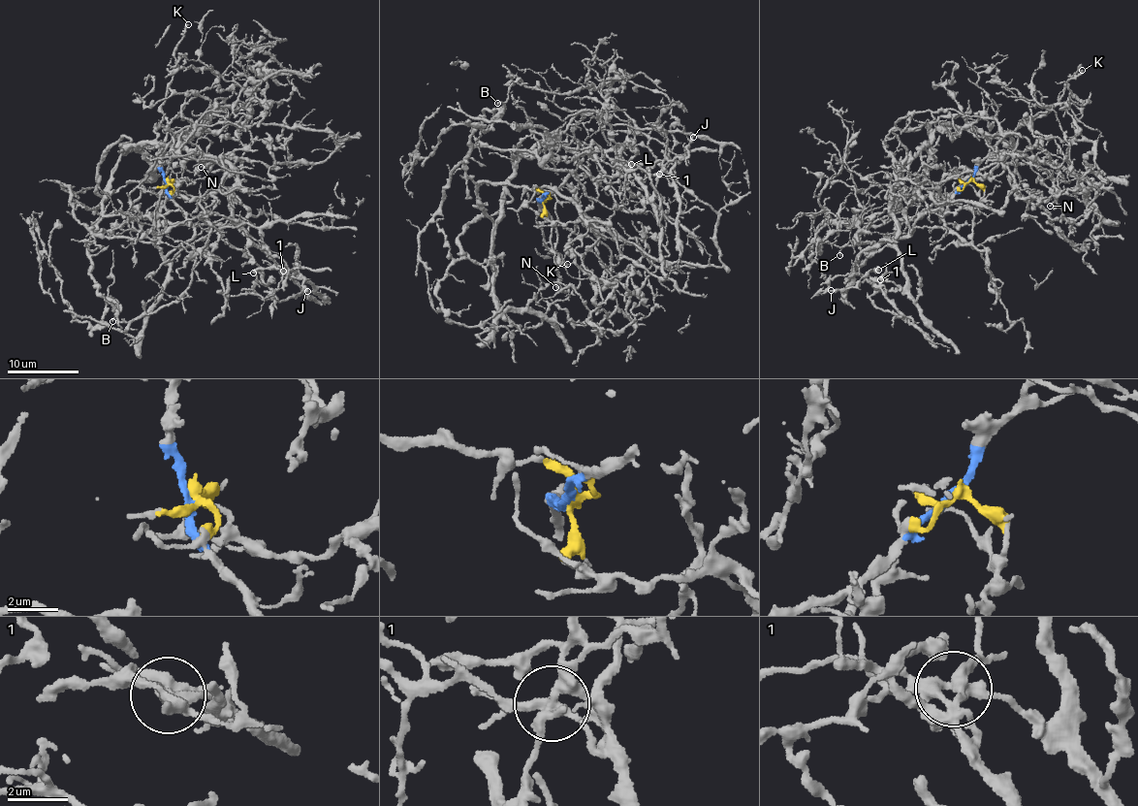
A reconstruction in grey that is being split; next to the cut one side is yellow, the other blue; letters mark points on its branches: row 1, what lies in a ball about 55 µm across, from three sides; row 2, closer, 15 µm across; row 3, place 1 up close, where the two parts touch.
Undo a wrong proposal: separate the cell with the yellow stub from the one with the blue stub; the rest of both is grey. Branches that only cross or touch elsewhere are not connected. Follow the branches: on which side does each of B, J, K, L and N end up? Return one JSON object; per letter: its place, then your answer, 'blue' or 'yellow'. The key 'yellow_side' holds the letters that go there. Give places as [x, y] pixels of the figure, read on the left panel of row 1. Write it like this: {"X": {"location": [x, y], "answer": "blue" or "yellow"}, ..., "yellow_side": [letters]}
{"B": {"location": [112, 321], "answer": "yellow"}, "J": {"location": [307, 291], "answer": "yellow"}, "K": {"location": [188, 24], "answer": "blue"}, "L": {"location": [253, 273], "answer": "yellow"}, "N": {"location": [201, 167], "answer": "blue"}, "yellow_side": ["B", "J", "L"]}

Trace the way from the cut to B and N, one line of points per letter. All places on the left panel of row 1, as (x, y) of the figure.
B: (167, 182), (200, 200), (222, 191), (247, 216), (109, 213), (87, 253), (111, 321)
N: (166, 182), (161, 166), (163, 140), (173, 119), (181, 114), (198, 124), (198, 133), (210, 145), (201, 167)

